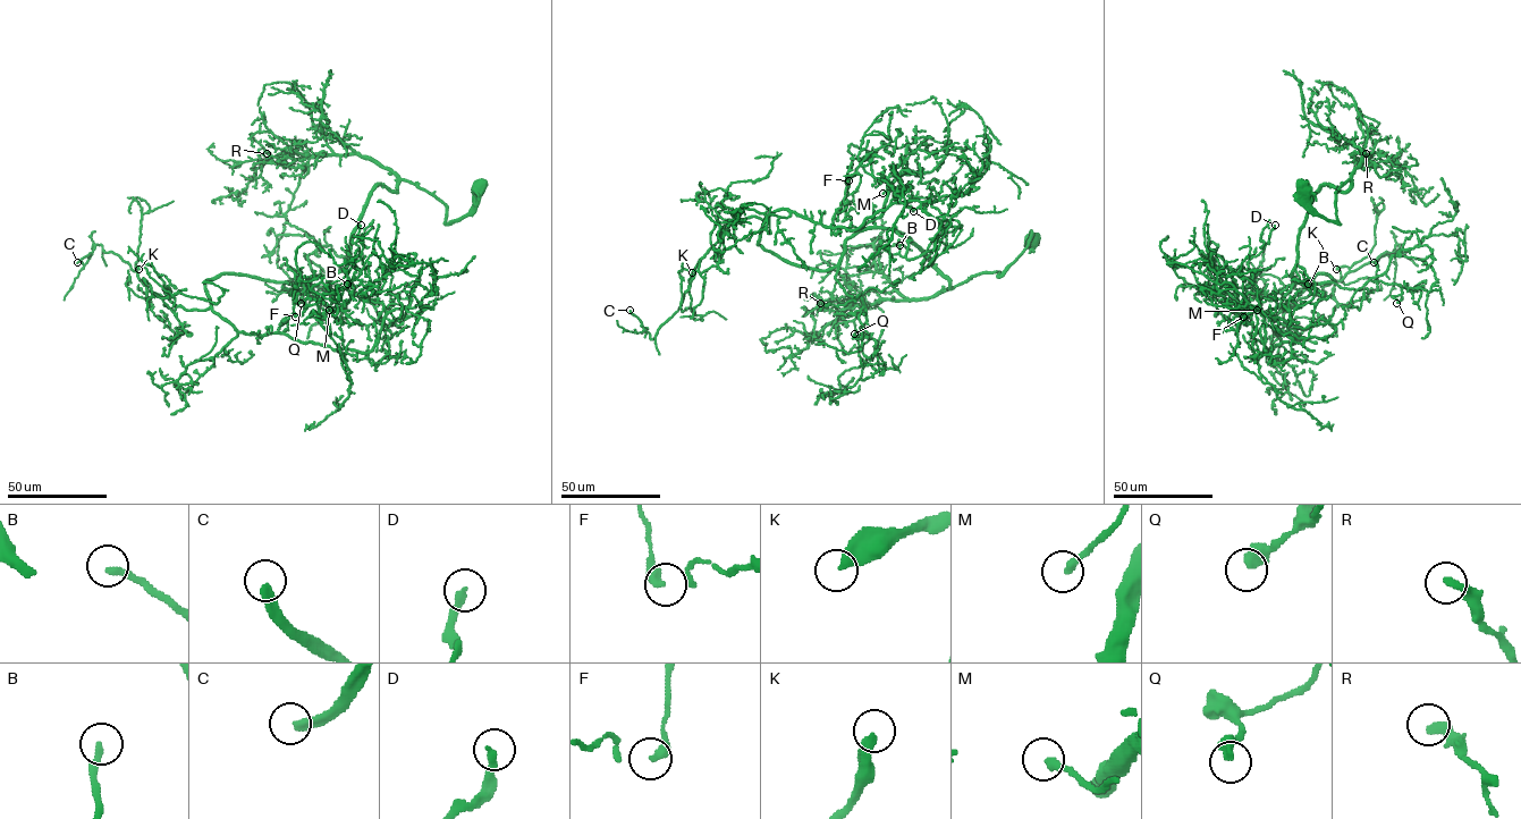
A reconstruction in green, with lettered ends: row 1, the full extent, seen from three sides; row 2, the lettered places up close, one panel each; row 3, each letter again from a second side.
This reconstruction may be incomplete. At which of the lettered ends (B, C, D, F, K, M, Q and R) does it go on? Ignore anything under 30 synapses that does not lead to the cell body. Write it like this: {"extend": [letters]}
{"extend": ["B", "C", "K"]}

